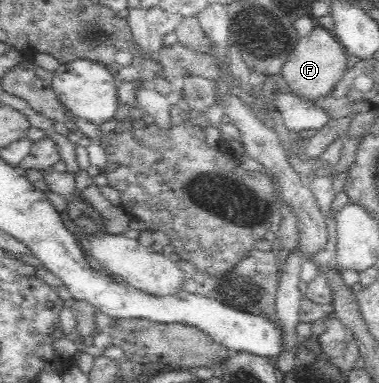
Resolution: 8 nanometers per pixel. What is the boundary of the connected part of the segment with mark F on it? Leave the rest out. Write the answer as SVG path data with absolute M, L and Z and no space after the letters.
M319 26L315 27L306 37L299 39L289 59L283 64L281 74L294 93L305 100L315 100L322 97L321 95L327 95L335 84L343 79L351 61L335 35Z

